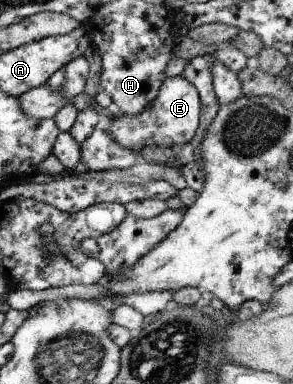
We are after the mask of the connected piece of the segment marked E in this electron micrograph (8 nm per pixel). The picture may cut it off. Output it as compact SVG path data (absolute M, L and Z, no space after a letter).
M171 76L166 78L158 98L145 112L139 112L137 116L122 115L111 119L109 136L115 138L119 146L123 144L123 148L135 154L140 154L149 144L176 150L195 136L195 132L201 128L201 117L201 98L198 96L198 89L185 76Z

